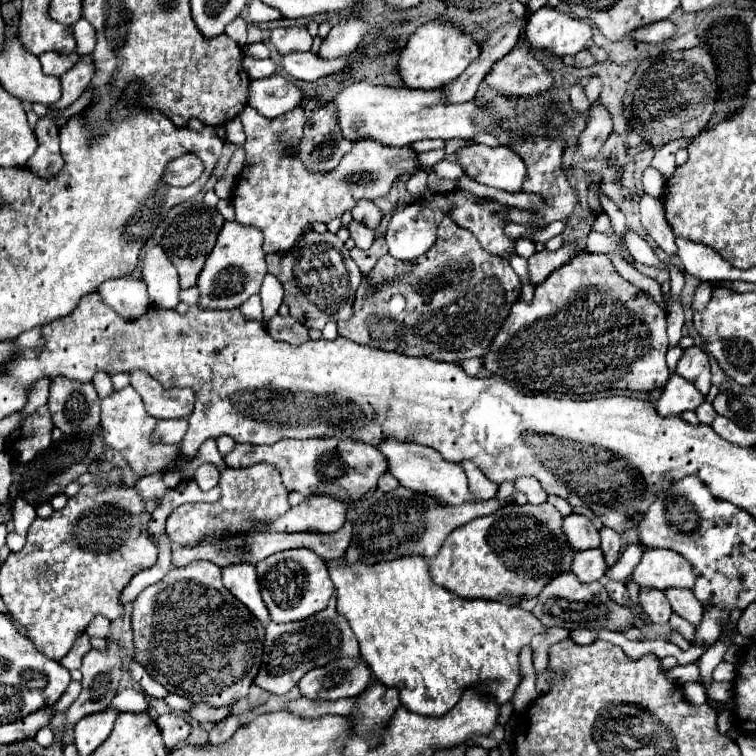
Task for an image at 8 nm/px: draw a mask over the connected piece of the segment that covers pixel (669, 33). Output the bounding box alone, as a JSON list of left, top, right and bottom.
[630,20,676,44]

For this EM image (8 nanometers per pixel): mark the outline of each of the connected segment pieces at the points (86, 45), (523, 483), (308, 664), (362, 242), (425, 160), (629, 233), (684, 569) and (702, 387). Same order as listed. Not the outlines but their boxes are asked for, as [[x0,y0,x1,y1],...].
[[72,18,96,56],[514,478,548,504],[254,596,360,694],[348,219,375,250],[418,149,445,169],[624,230,664,268],[632,548,696,588],[676,346,710,394]]

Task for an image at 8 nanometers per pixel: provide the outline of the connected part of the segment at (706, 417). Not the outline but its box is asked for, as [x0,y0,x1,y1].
[696,402,716,424]

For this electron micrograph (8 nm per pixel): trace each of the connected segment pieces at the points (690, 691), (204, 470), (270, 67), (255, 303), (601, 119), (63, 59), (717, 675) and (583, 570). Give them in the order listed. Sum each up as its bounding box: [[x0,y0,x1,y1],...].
[[683,682,708,705],[196,462,220,490],[244,54,276,80],[240,296,262,322],[578,104,612,156],[38,52,78,76],[713,662,736,681],[570,548,606,584]]

